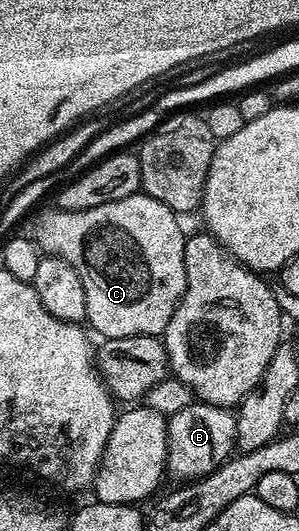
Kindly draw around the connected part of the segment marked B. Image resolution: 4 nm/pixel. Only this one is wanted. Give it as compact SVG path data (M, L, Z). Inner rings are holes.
M191 402L176 414L168 417L168 435L170 438L170 457L166 460L166 471L178 482L201 480L214 471L219 464L226 463L236 448L238 435L237 415L231 409L215 404Z

